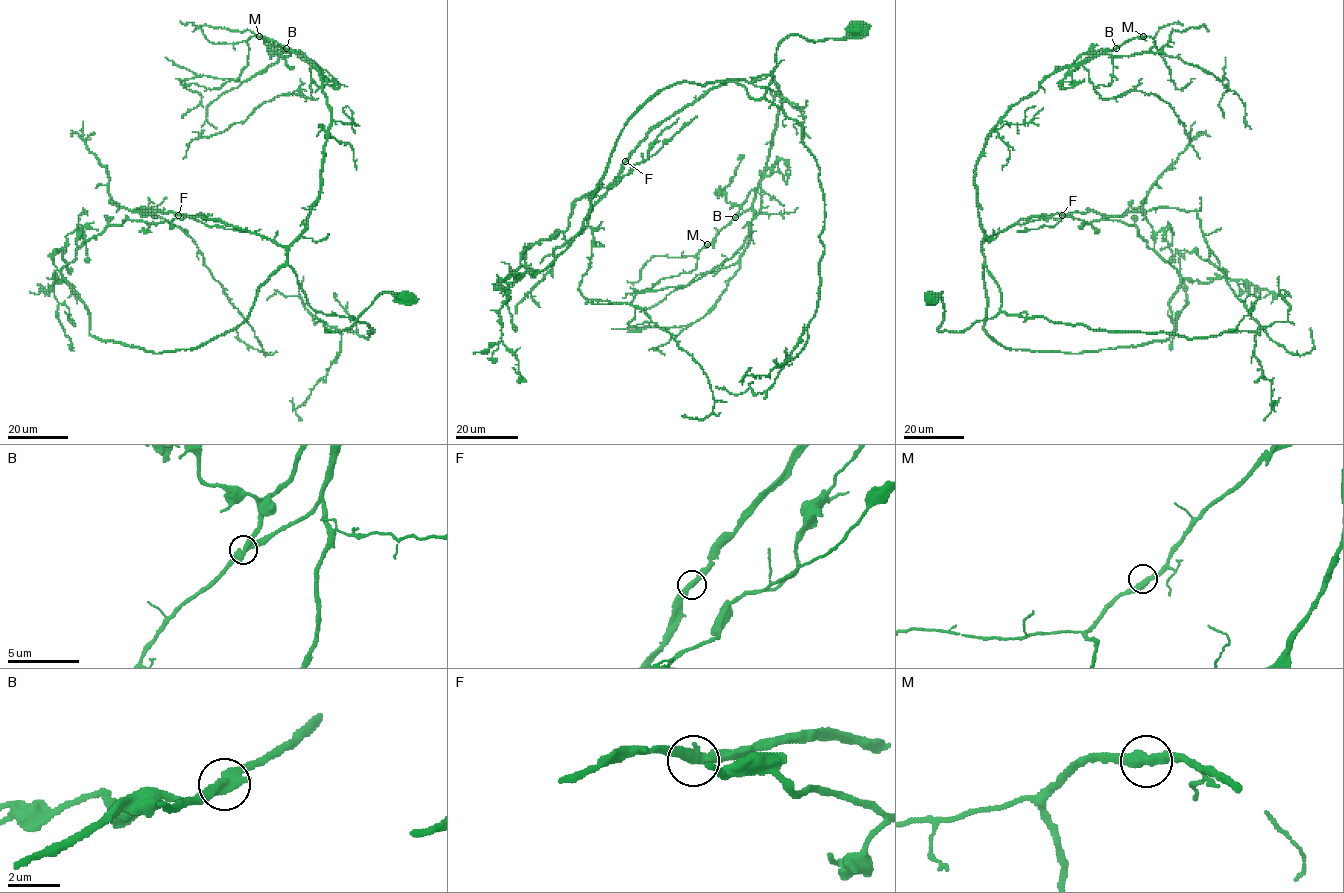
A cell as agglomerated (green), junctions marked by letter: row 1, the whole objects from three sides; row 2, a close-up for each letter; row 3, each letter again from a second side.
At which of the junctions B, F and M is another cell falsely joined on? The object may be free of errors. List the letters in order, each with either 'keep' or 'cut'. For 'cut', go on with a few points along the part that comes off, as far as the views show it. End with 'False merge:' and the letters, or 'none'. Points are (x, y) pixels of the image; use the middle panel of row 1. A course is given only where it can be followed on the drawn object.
B: cut; course (735, 216), (751, 191), (781, 159), (790, 173), (787, 184)
F: keep
M: keep
False merge: B

